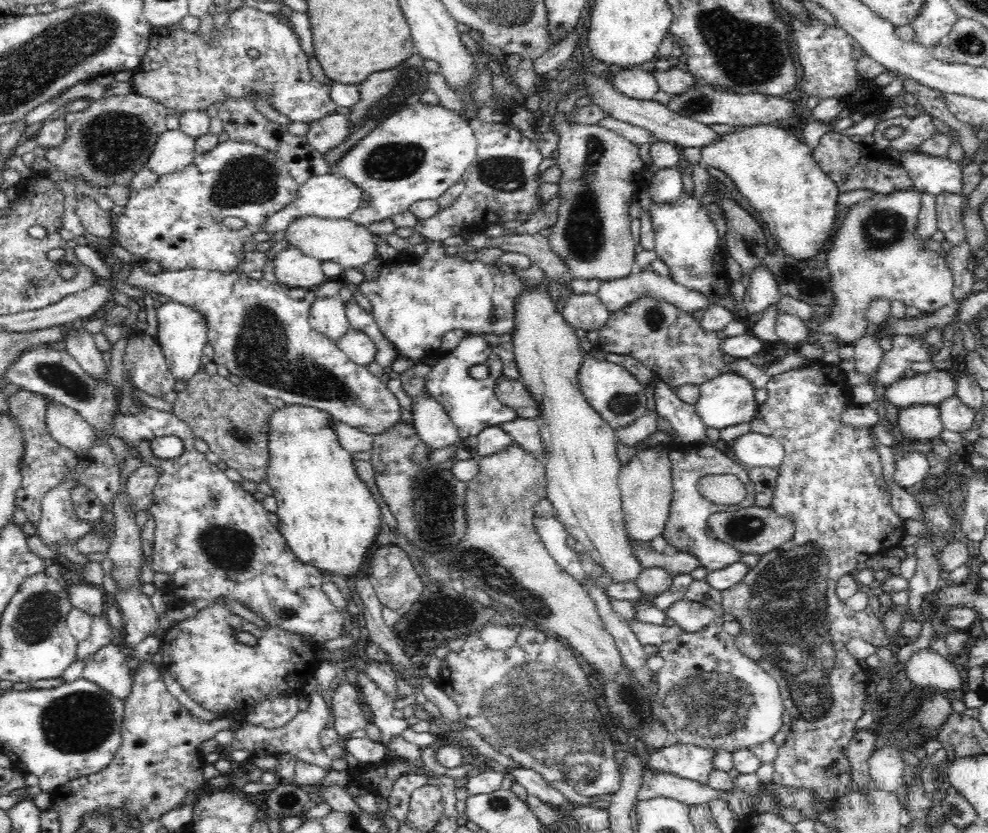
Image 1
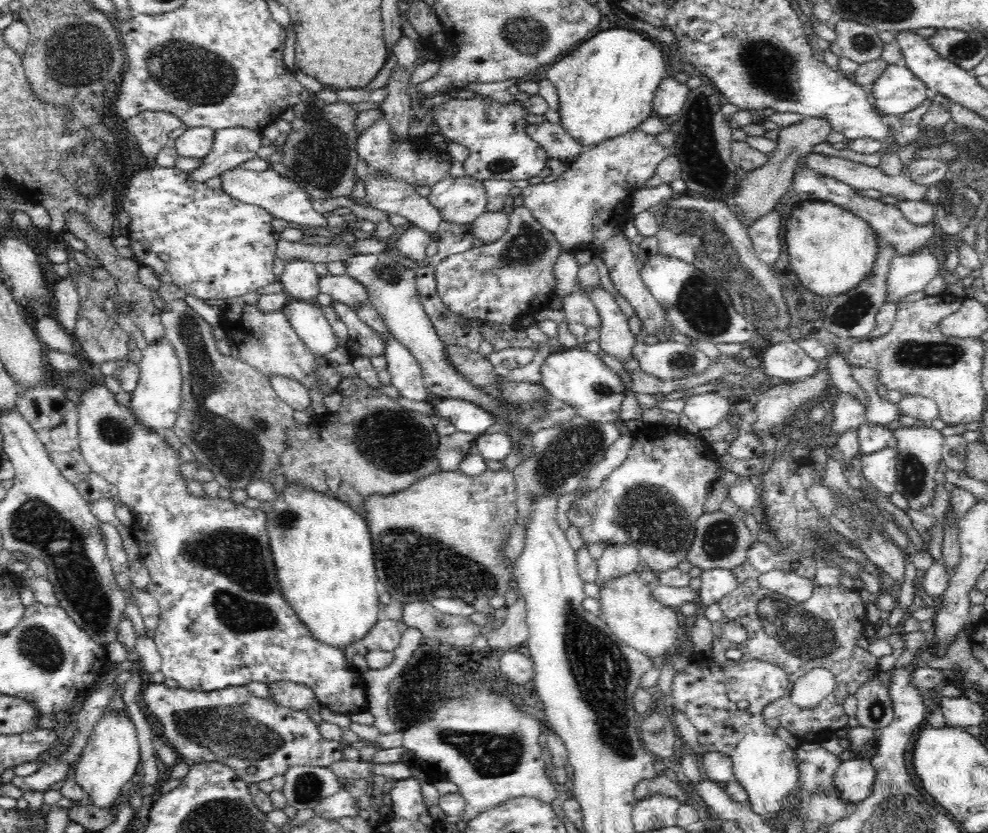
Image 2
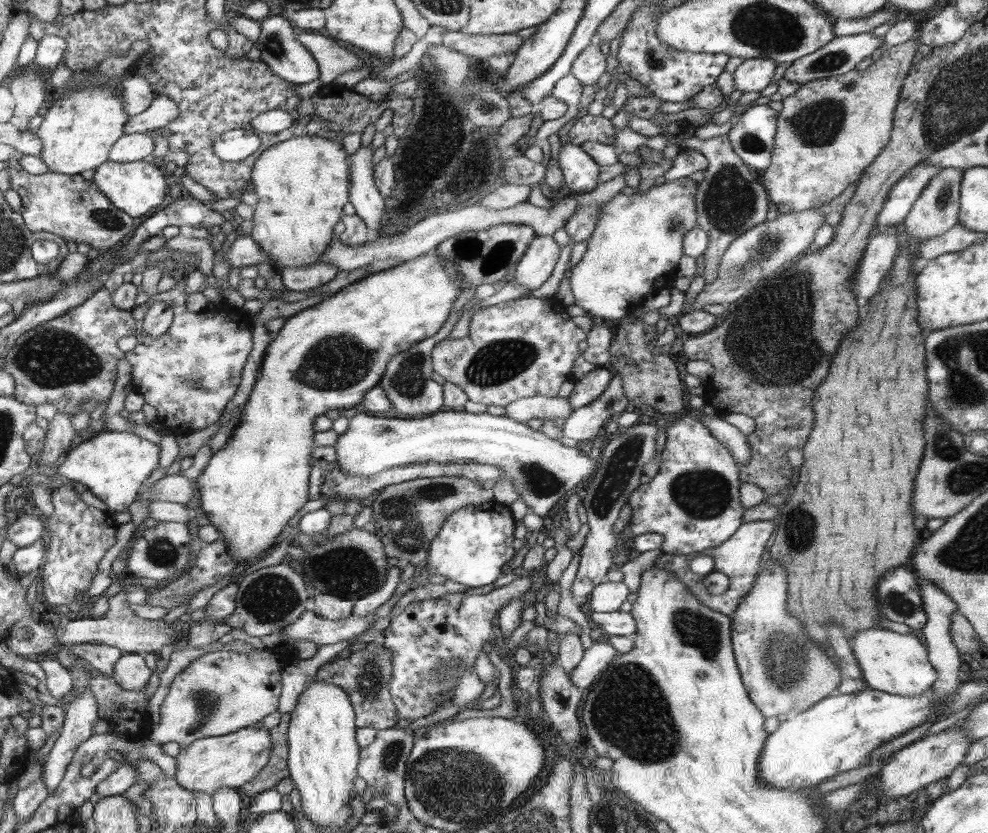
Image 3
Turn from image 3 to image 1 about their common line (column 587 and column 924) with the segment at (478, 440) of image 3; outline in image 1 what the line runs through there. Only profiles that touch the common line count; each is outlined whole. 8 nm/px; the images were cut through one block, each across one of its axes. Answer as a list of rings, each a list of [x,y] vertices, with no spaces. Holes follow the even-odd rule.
[[[916,450],[906,451],[895,459],[894,483],[907,489],[908,486],[922,482],[926,478],[928,470],[930,470],[930,464],[926,455],[920,454]]]

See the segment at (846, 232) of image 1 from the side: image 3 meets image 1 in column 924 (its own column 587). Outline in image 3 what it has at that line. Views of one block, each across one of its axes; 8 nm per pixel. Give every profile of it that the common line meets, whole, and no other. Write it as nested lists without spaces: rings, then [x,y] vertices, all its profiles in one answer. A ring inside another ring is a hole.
[[[680,178],[650,187],[646,193],[617,194],[599,210],[597,230],[587,239],[586,257],[571,268],[575,304],[596,321],[618,324],[630,308],[666,289],[684,254],[684,236],[697,225],[696,180]]]

